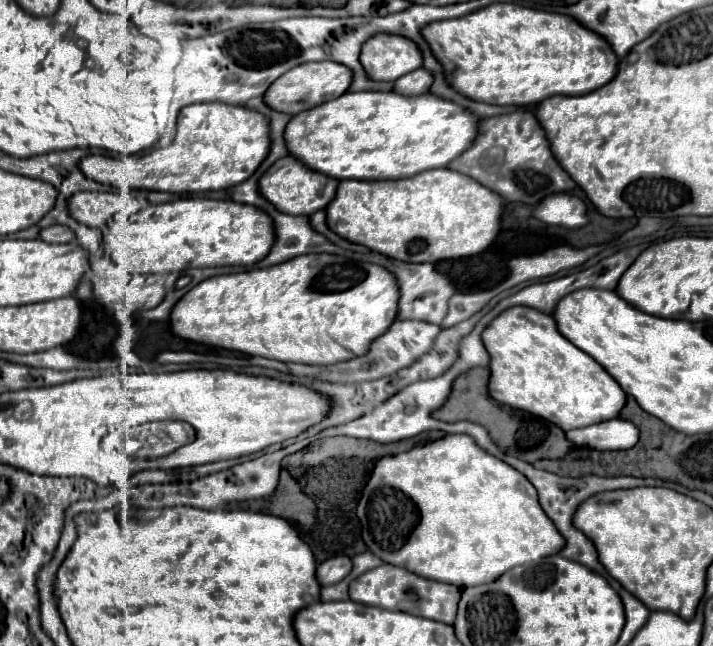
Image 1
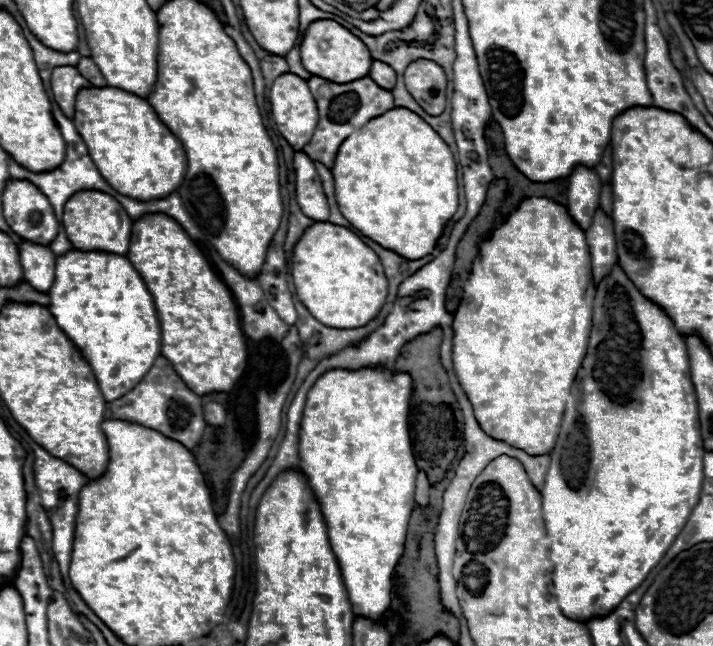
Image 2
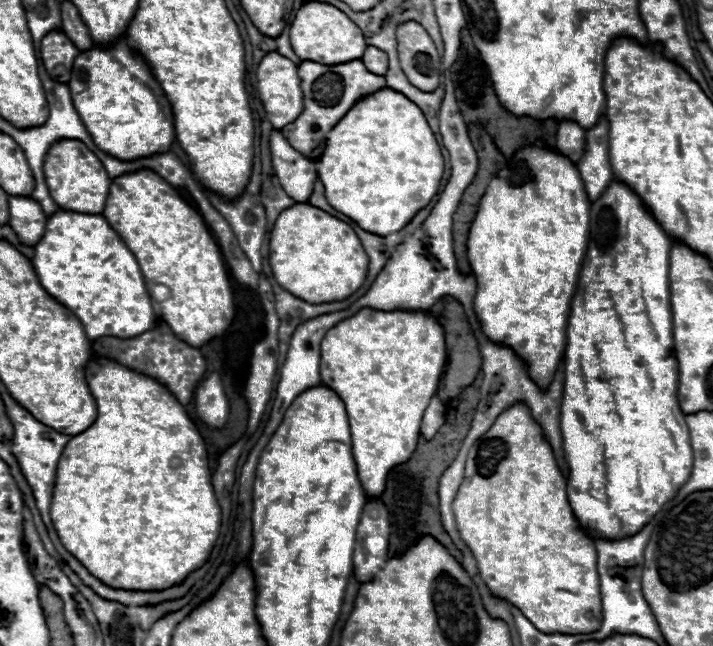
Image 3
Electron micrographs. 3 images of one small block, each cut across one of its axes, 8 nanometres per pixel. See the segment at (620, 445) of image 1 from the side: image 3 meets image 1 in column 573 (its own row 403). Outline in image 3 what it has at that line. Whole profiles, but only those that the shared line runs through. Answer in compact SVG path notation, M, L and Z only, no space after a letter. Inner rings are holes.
M434 396L422 418L422 436L426 440L432 440L442 424L444 424L444 404L440 402L438 396Z

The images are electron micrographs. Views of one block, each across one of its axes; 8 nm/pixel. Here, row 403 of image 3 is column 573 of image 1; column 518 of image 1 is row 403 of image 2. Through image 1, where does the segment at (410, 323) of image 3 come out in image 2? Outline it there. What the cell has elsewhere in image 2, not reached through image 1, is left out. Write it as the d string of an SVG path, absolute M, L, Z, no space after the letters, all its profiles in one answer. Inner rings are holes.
M334 368L324 372L316 384L310 388L308 398L306 398L306 408L304 408L304 418L302 418L302 426L300 426L300 470L304 474L308 474L308 480L312 484L312 490L316 492L316 498L320 500L322 512L324 512L324 520L328 524L328 536L330 536L330 544L332 550L336 552L342 576L344 576L344 584L348 588L348 596L352 600L352 608L354 614L360 616L382 616L382 612L390 606L390 576L396 568L398 558L404 552L404 540L406 540L406 530L408 530L408 522L414 510L414 490L416 490L416 474L418 474L418 466L414 460L414 452L412 452L412 440L410 440L410 430L408 430L408 410L410 410L410 398L412 398L412 378L410 374L404 372L390 372L388 368L358 368L358 370L344 370L344 368Z

